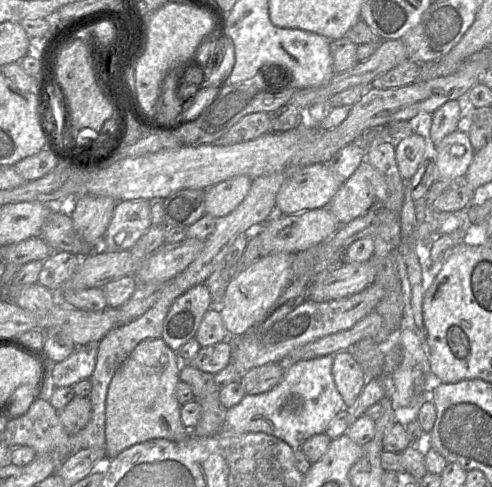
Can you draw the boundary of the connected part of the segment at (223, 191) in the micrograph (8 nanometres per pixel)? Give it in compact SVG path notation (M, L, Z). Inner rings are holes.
M236 176L204 190L205 213L221 218L235 210L246 198L253 179Z

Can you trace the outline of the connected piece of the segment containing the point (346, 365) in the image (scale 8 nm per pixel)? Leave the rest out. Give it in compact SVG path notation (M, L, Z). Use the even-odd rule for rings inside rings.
M347 350L333 355L332 376L347 408L354 407L365 384L362 367Z

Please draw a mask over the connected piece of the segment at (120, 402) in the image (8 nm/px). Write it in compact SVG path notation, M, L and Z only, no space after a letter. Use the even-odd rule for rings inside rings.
M160 337L140 342L117 369L106 398L107 459L113 459L126 448L150 439L164 438L178 442L190 434L190 430L181 421L182 406L175 394L182 363L177 353Z

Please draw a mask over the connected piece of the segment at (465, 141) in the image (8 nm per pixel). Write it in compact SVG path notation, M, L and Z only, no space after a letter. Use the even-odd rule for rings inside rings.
M457 130L445 136L435 146L437 180L465 175L474 154L468 133Z

